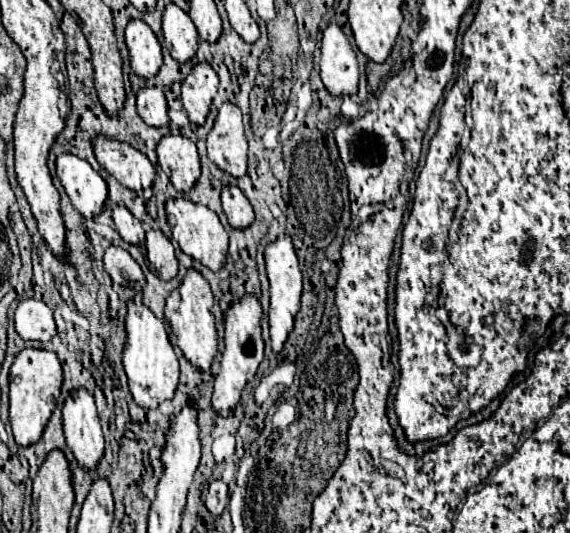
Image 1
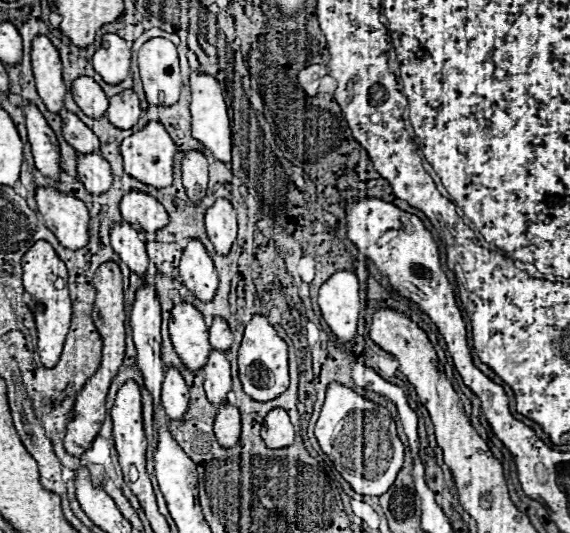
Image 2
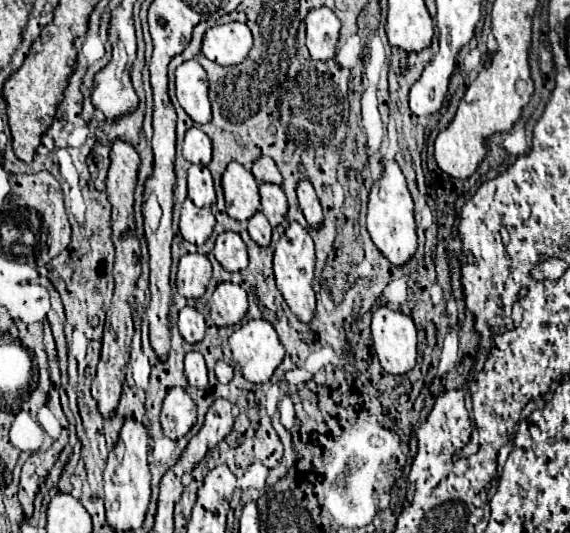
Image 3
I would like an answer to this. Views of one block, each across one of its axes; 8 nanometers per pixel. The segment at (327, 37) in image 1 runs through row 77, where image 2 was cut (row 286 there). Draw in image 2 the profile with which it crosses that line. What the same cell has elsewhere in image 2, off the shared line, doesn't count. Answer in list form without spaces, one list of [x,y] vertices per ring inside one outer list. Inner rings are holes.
[[[350,270],[334,272],[320,286],[318,304],[332,332],[342,342],[352,340],[356,334],[356,324],[358,324],[358,314],[360,314],[356,274]]]

